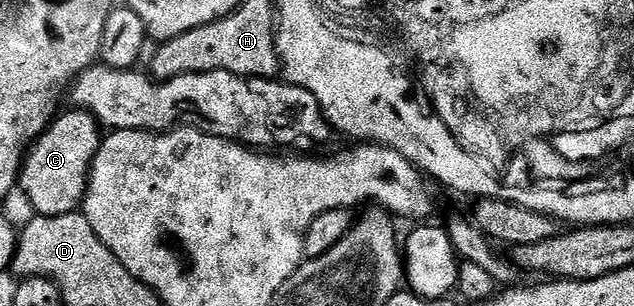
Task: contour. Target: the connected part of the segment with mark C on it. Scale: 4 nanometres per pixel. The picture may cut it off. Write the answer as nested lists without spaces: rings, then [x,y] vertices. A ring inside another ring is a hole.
[[[67,109],[62,115],[63,112],[52,119],[51,126],[43,132],[43,136],[31,144],[31,150],[23,161],[23,170],[19,172],[18,186],[21,191],[23,187],[35,215],[69,215],[82,204],[87,193],[87,176],[91,174],[91,163],[101,142],[100,125],[90,113]]]

